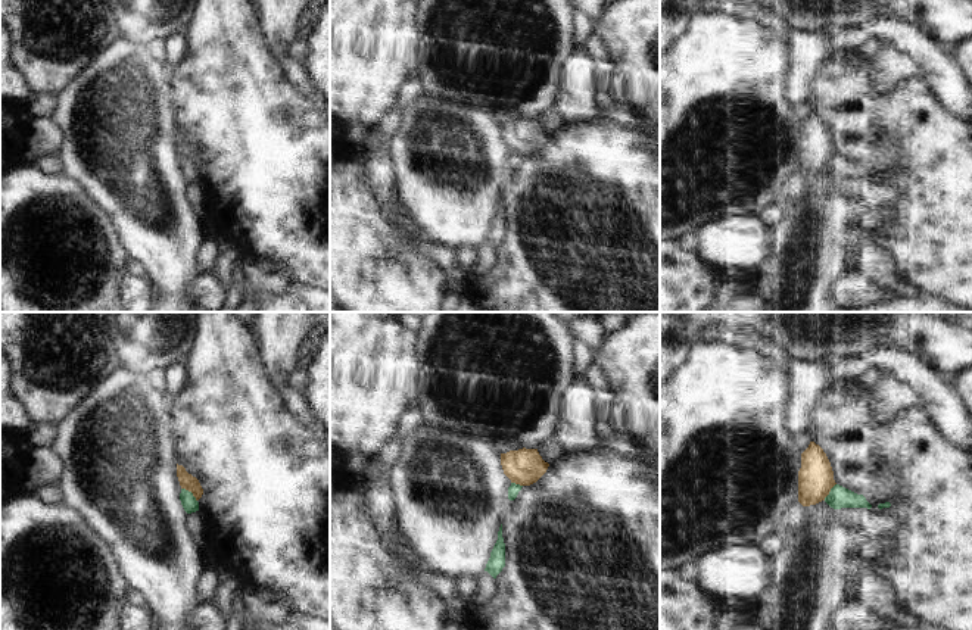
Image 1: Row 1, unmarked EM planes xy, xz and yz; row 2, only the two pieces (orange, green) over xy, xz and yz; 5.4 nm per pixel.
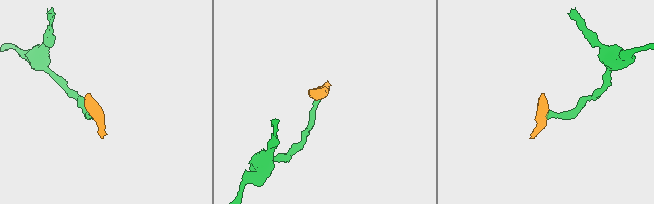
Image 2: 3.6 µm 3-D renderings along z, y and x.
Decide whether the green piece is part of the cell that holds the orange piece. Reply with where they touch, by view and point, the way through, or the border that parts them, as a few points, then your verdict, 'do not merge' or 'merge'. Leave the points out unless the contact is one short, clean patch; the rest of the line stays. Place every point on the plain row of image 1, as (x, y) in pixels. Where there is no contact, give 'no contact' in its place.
meets orange in xy at (190, 161); border along xy (181, 158), (187, 159), (196, 171); do not merge

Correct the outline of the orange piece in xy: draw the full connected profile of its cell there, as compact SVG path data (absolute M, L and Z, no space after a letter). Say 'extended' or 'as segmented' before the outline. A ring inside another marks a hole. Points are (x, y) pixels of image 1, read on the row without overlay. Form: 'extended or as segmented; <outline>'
as segmented; M177 134L177 147L181 159L186 159L193 163L196 171L199 171L203 165L203 159L196 147L189 144L183 135Z

